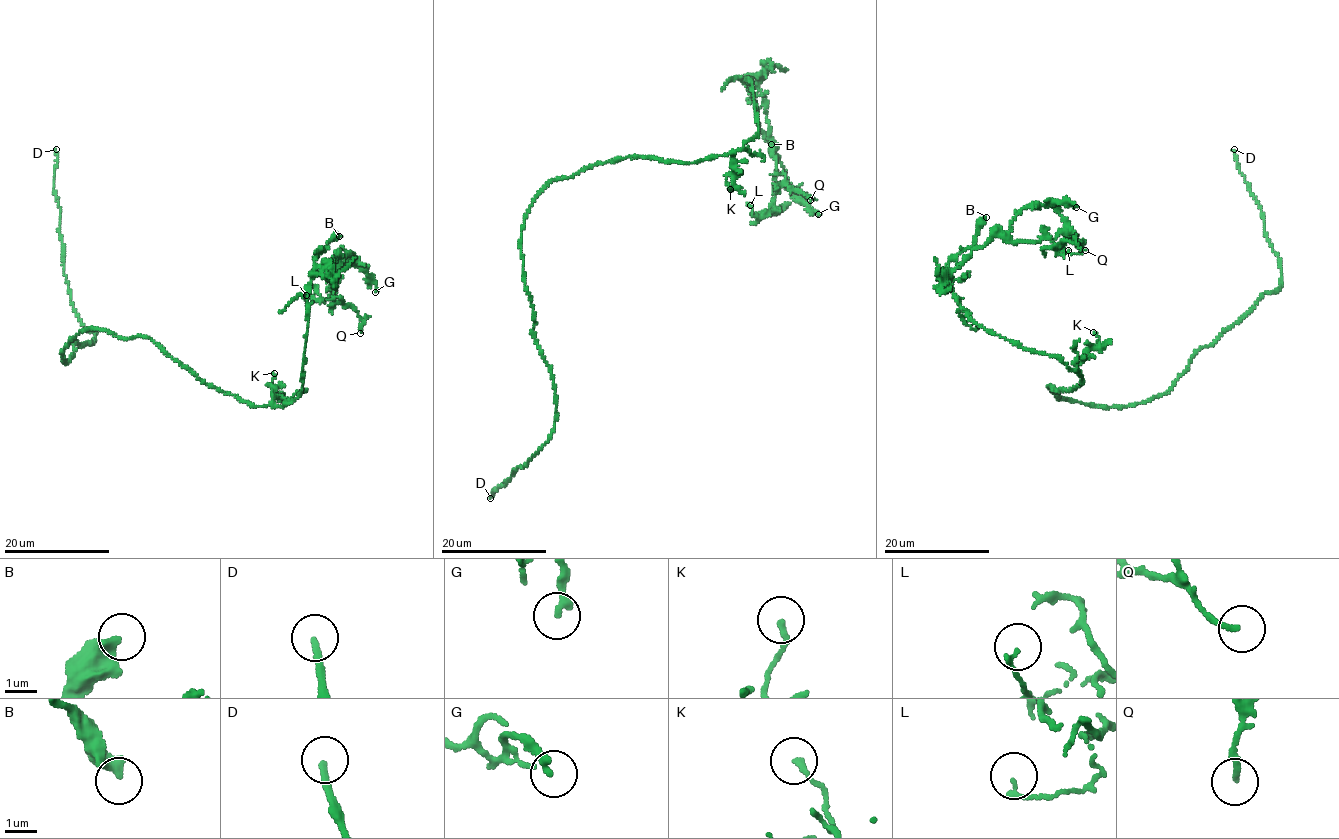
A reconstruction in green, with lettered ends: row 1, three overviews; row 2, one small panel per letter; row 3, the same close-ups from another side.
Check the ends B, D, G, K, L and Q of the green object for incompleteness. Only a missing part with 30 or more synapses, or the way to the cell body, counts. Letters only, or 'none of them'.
D

